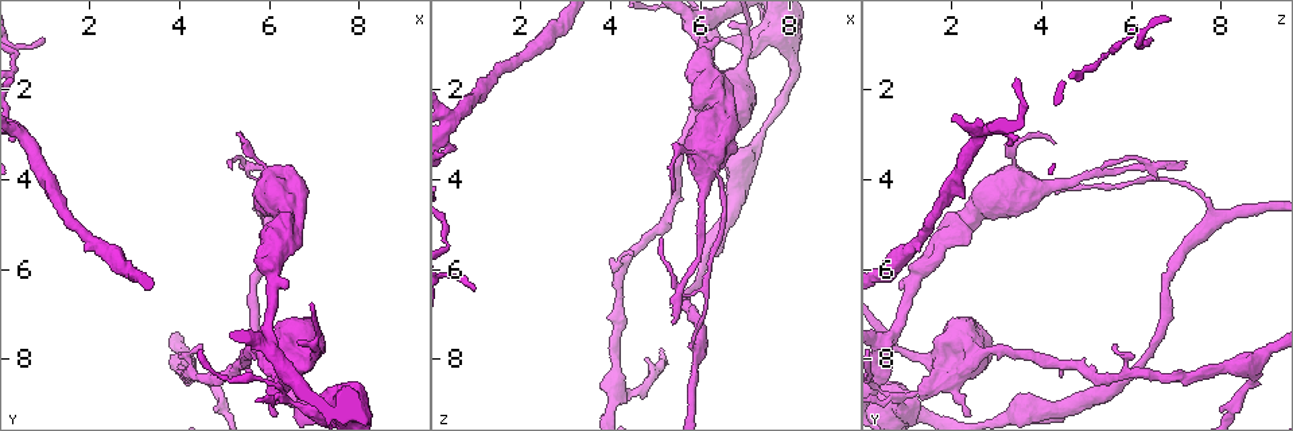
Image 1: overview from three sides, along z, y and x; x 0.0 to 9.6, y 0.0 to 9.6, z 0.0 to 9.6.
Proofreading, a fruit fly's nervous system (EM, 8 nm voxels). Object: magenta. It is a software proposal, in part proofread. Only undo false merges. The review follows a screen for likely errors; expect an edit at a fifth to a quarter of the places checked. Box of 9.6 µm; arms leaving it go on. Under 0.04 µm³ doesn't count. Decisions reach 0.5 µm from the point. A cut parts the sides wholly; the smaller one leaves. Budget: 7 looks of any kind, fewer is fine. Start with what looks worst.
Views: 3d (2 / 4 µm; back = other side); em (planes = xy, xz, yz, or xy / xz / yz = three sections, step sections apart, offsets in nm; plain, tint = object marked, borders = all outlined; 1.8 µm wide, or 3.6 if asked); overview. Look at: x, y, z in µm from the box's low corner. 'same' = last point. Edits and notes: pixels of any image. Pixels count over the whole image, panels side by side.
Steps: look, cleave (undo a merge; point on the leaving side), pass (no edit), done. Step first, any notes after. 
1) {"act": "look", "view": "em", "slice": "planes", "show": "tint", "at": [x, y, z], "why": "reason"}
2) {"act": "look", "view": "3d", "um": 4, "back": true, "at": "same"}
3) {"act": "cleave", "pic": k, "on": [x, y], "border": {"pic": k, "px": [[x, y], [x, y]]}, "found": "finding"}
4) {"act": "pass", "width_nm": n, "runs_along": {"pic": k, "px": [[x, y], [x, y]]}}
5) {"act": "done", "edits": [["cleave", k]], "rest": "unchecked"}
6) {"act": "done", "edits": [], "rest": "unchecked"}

{"act": "look", "view": "em", "slice": "planes", "show": "plain", "at": [5.95, 7.50, 0.70], "why": "two arms in line, one across"}

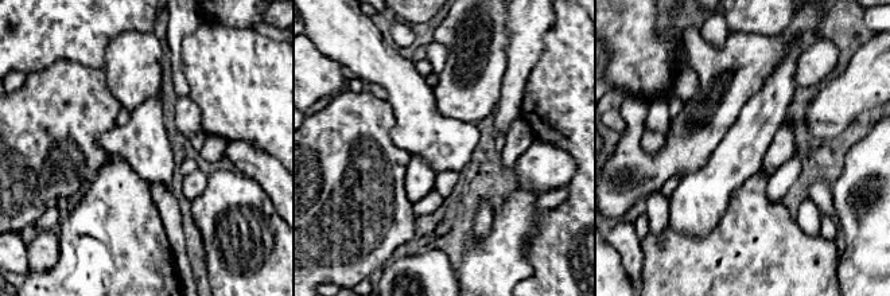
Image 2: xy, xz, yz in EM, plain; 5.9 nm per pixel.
{"act": "look", "view": "em", "slice": "planes", "show": "tint", "at": "same", "why": "where the object lies"}

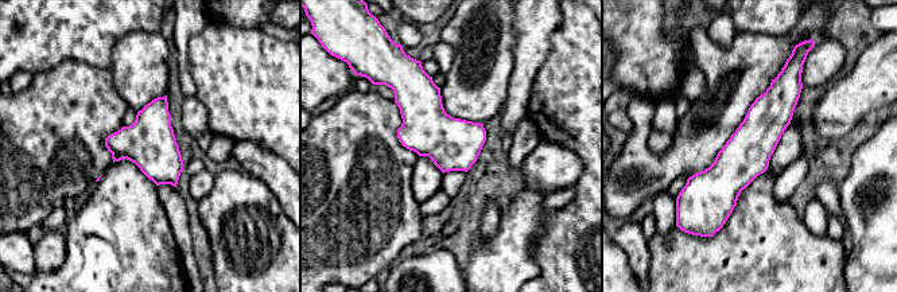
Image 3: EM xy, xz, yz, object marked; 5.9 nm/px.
{"act": "pass", "runs_along": {"pic": 3, "px": [[795, 81], [714, 191], [711, 218]]}, "found": "continuous, no second neuron"}

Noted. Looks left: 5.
{"act": "look", "view": "3d", "um": 4, "at": [6.40, 4.90, 2.10], "why": "sharp bend"}

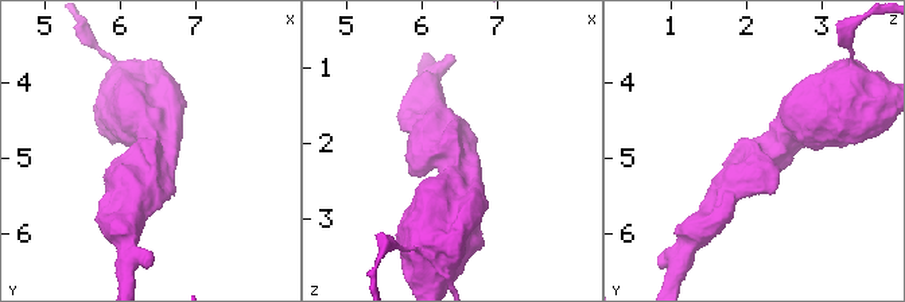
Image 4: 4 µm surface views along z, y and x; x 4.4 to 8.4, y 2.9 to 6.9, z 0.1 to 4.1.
{"act": "look", "view": "em", "slice": "xz", "step": 16, "show": "tint", "at": [6.35, 5.00, 2.05], "why": "now the EM"}

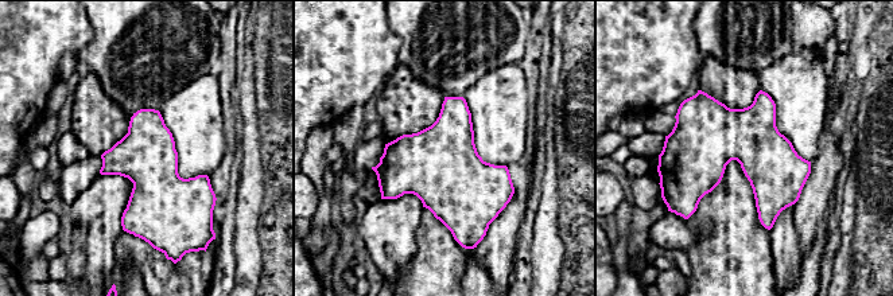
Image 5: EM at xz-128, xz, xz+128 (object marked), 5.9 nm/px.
{"act": "look", "view": "em", "slice": "planes", "show": "borders", "at": "same", "why": "cut it another way"}

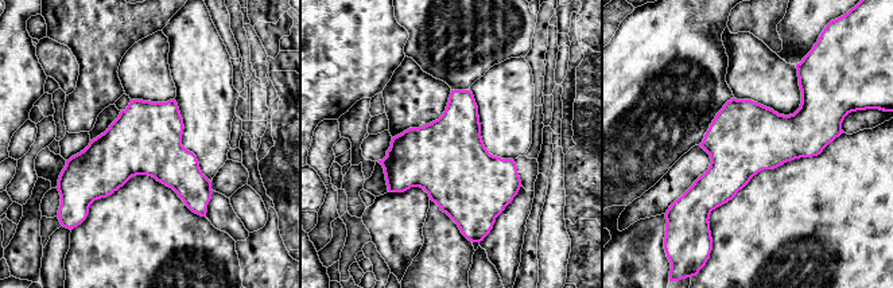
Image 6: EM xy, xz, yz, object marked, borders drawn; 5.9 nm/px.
{"act": "pass", "width_nm": 440, "found": "all the same neuron"}

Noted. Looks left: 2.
{"act": "done", "edits": [], "rest": "unchecked"}

